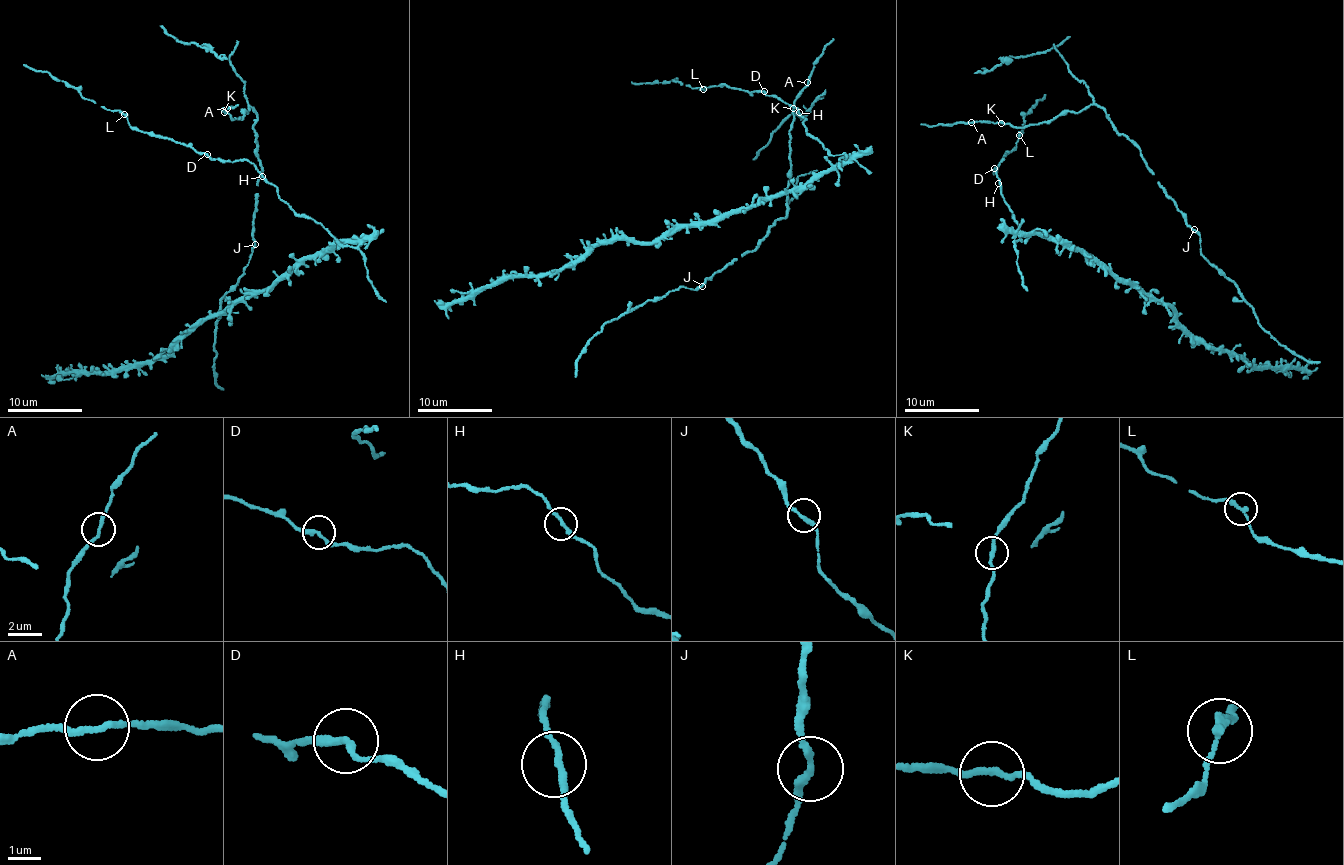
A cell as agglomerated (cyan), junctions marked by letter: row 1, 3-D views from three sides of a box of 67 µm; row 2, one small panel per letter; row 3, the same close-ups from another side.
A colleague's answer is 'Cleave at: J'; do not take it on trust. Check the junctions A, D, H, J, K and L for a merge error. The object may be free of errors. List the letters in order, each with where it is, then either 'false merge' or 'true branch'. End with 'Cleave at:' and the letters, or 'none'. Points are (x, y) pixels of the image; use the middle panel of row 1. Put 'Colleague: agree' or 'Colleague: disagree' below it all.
A: (807, 82) | true branch
D: (764, 91) | true branch
H: (799, 112) | true branch
J: (702, 286) | true branch
K: (793, 108) | true branch
L: (703, 89) | true branch
Cleave at: none
Colleague: disagree

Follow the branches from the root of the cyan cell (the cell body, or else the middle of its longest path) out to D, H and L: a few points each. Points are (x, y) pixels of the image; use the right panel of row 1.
D: (1029, 239), (1020, 237), (1020, 227), (1001, 194), (997, 169), (994, 173), (994, 168)
H: (1029, 239), (1020, 237), (1020, 227), (998, 183)
L: (1029, 239), (1020, 237), (1020, 227), (1001, 194), (997, 169), (994, 173), (1003, 156), (1014, 150), (1019, 135)

